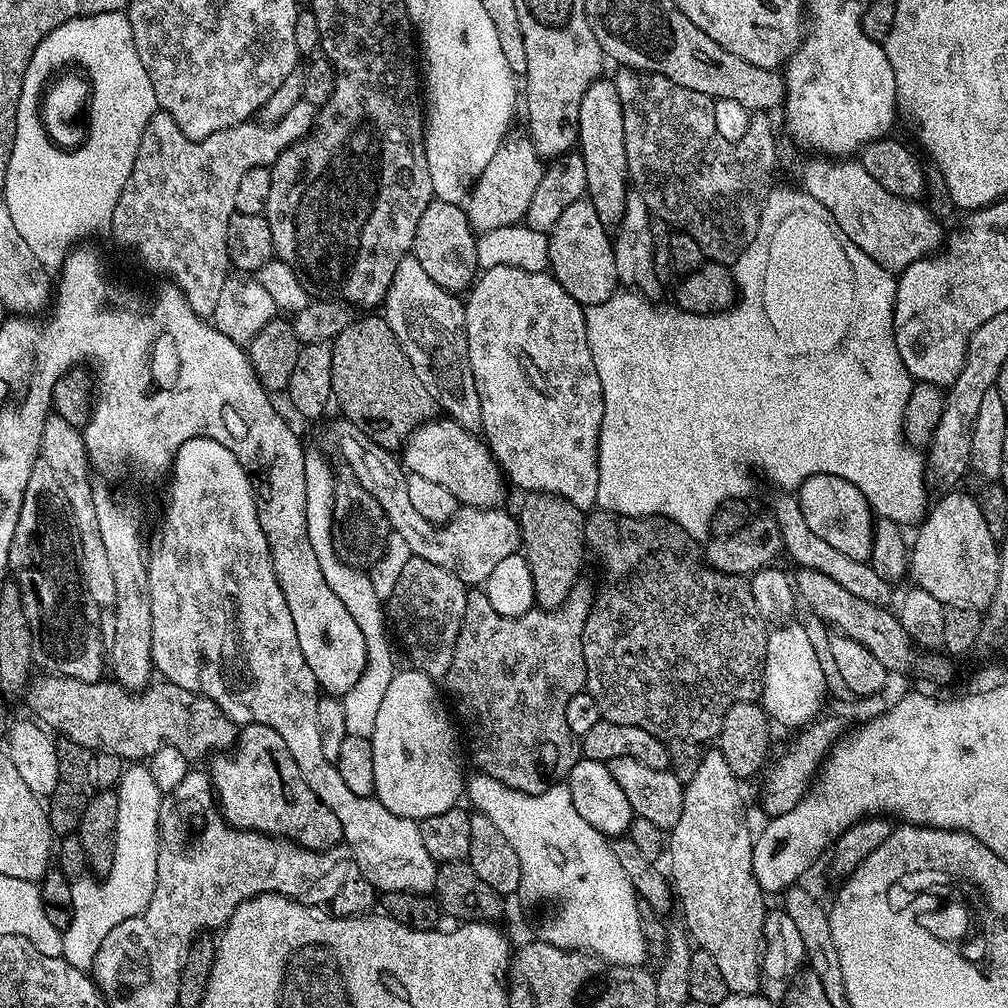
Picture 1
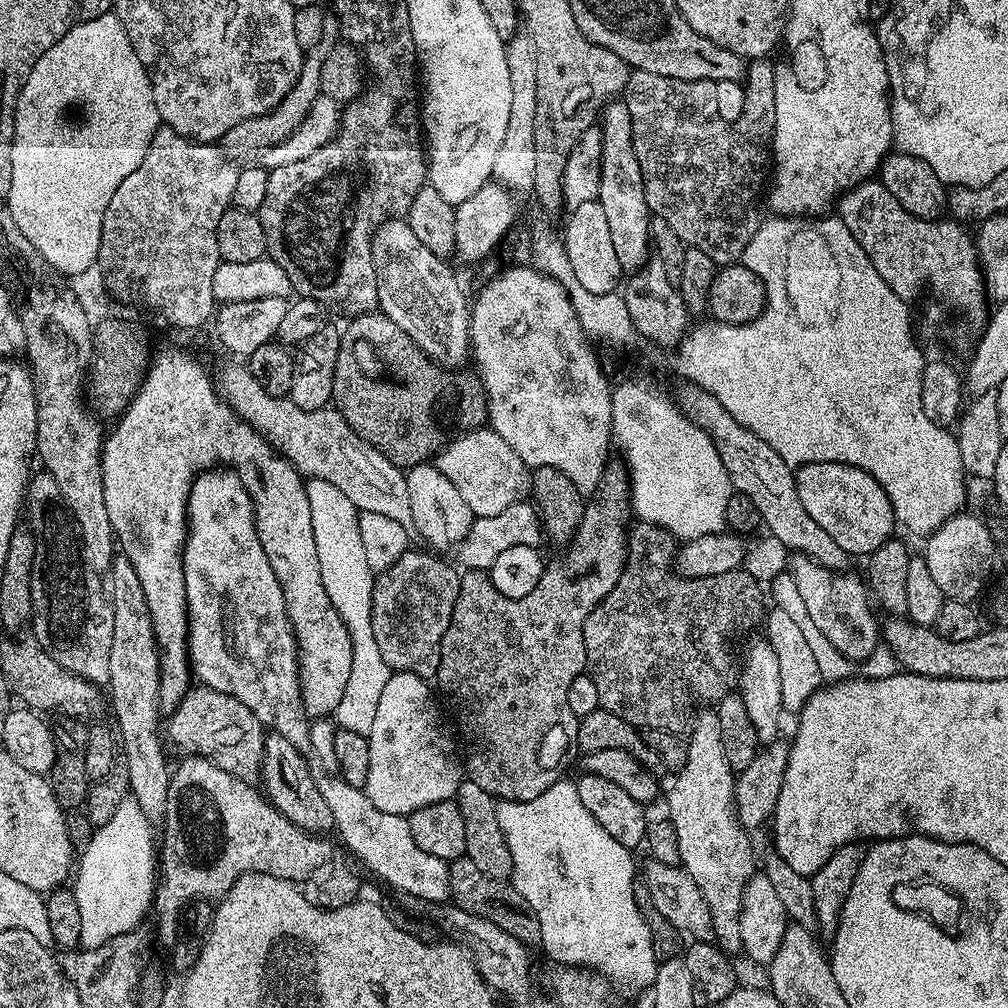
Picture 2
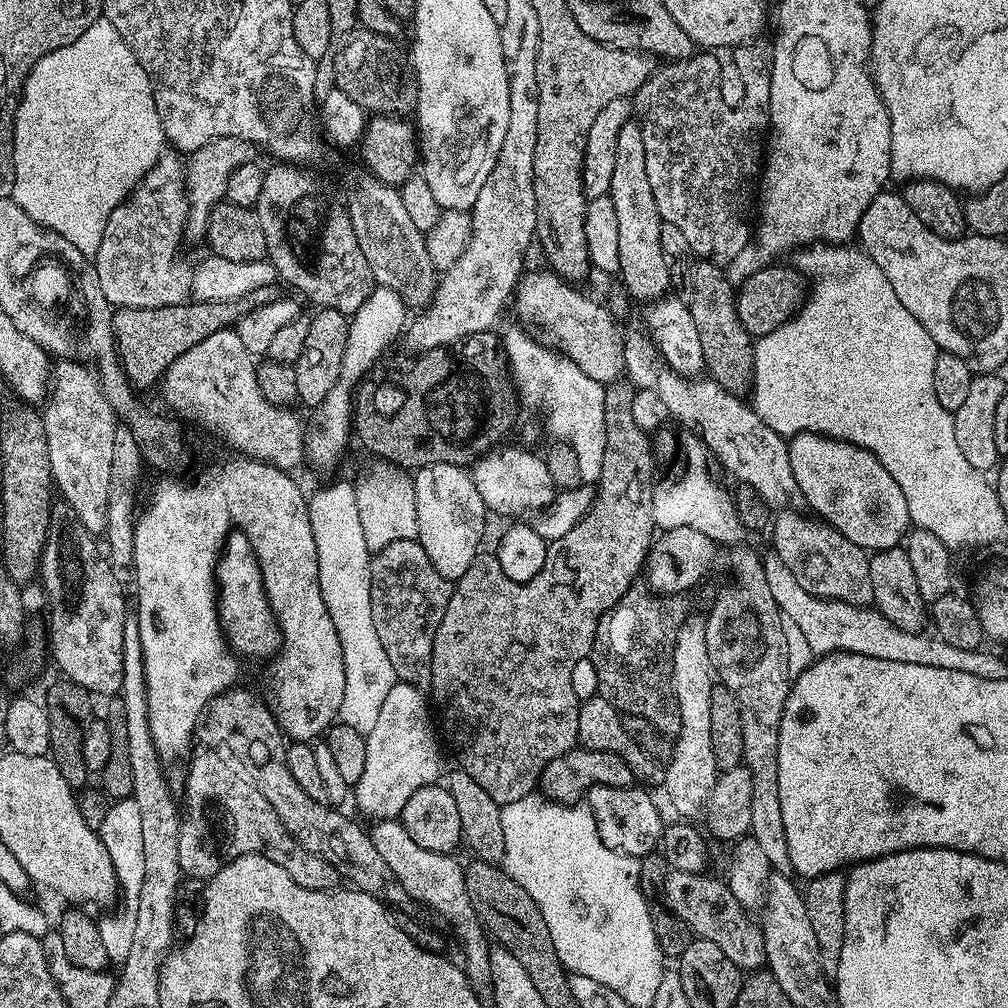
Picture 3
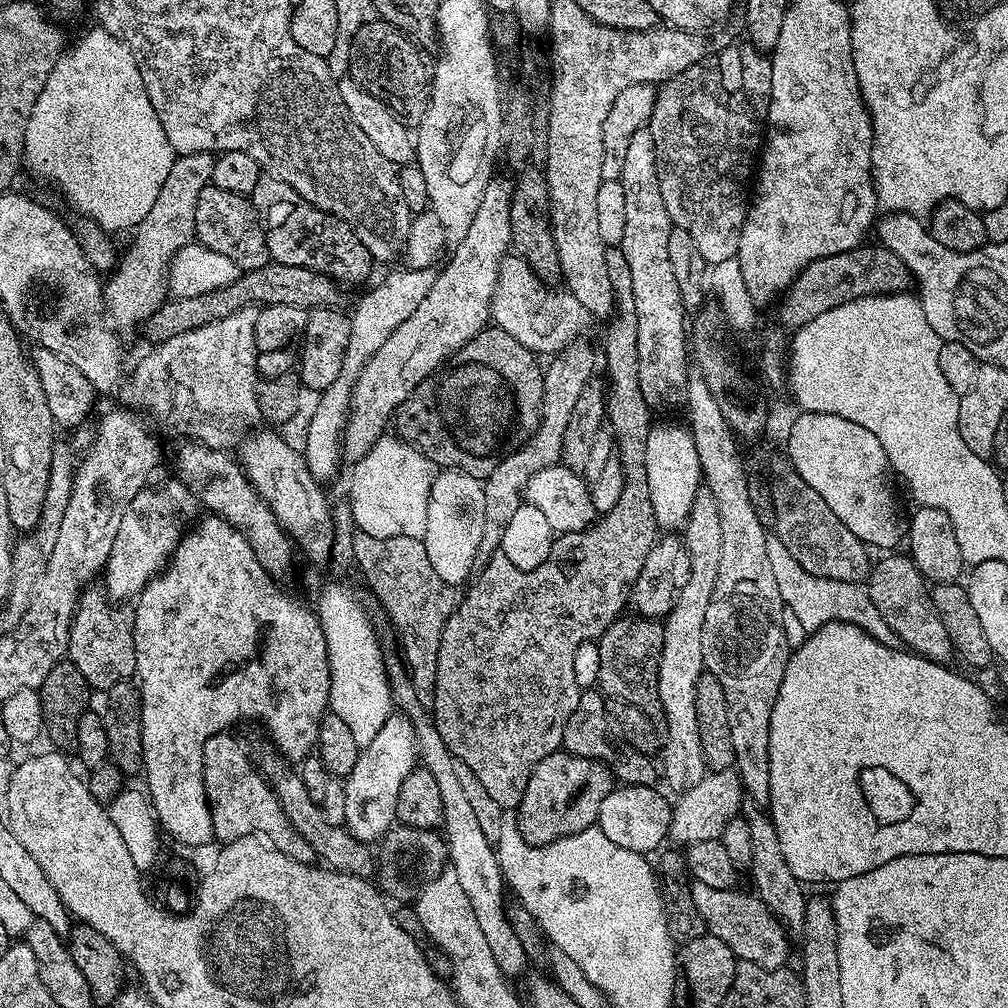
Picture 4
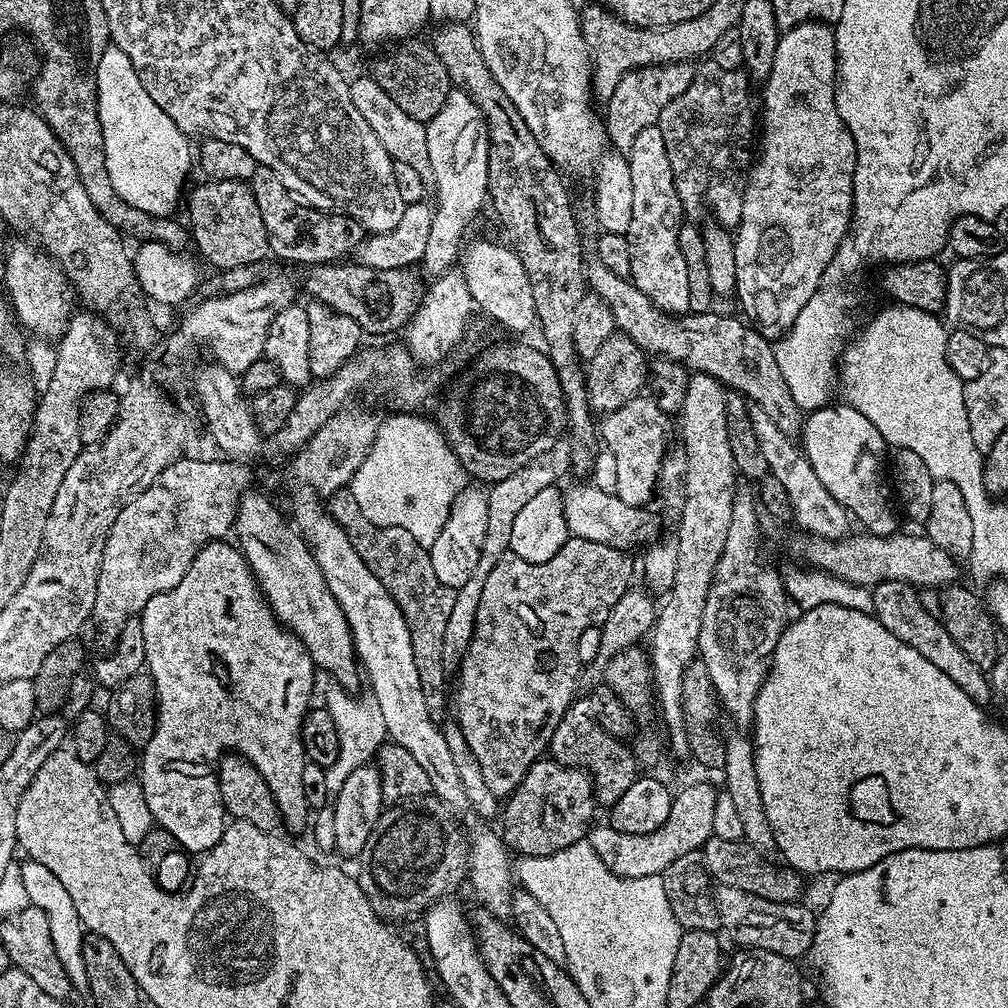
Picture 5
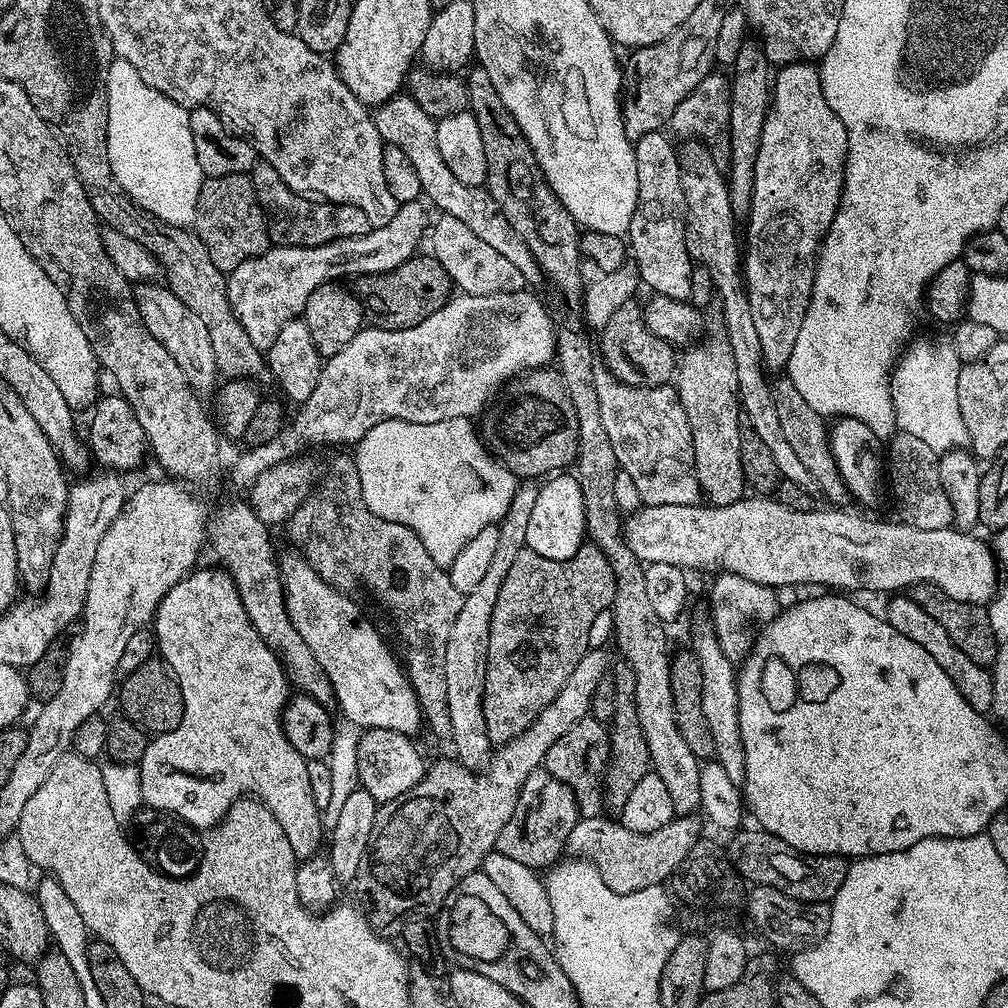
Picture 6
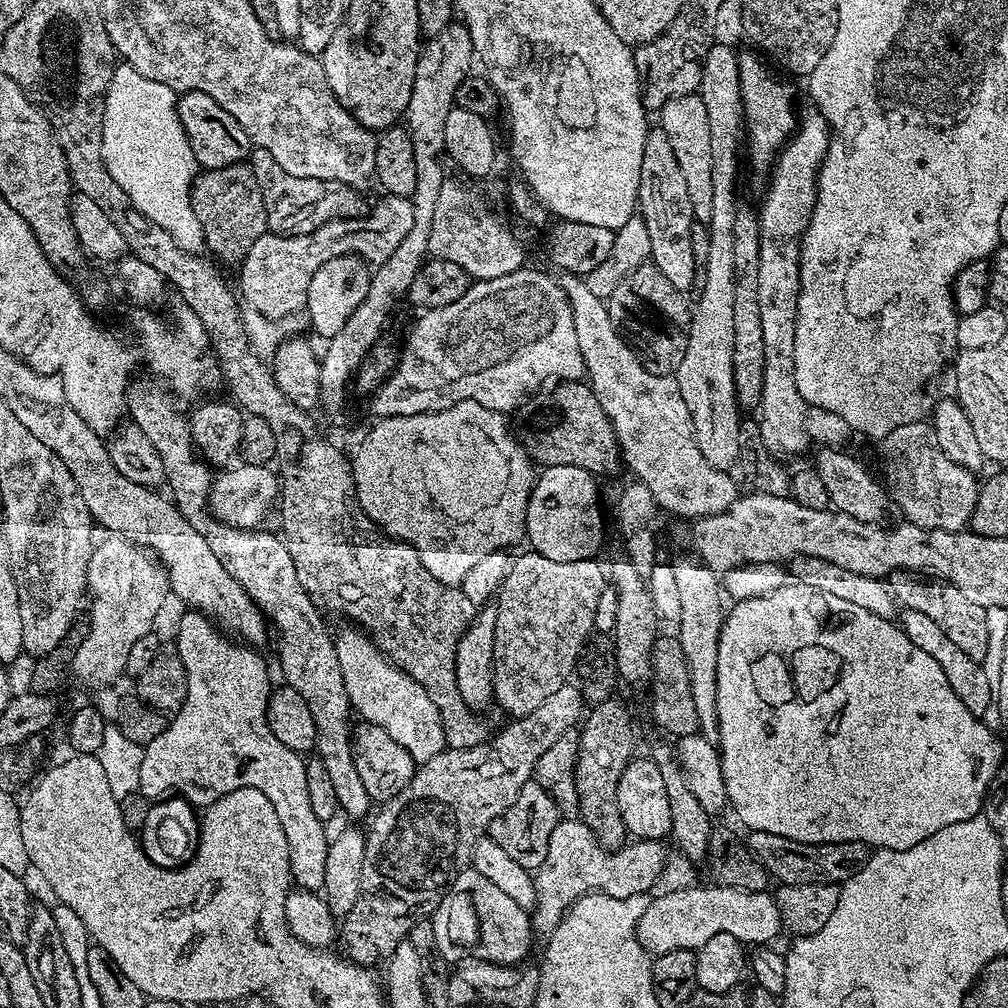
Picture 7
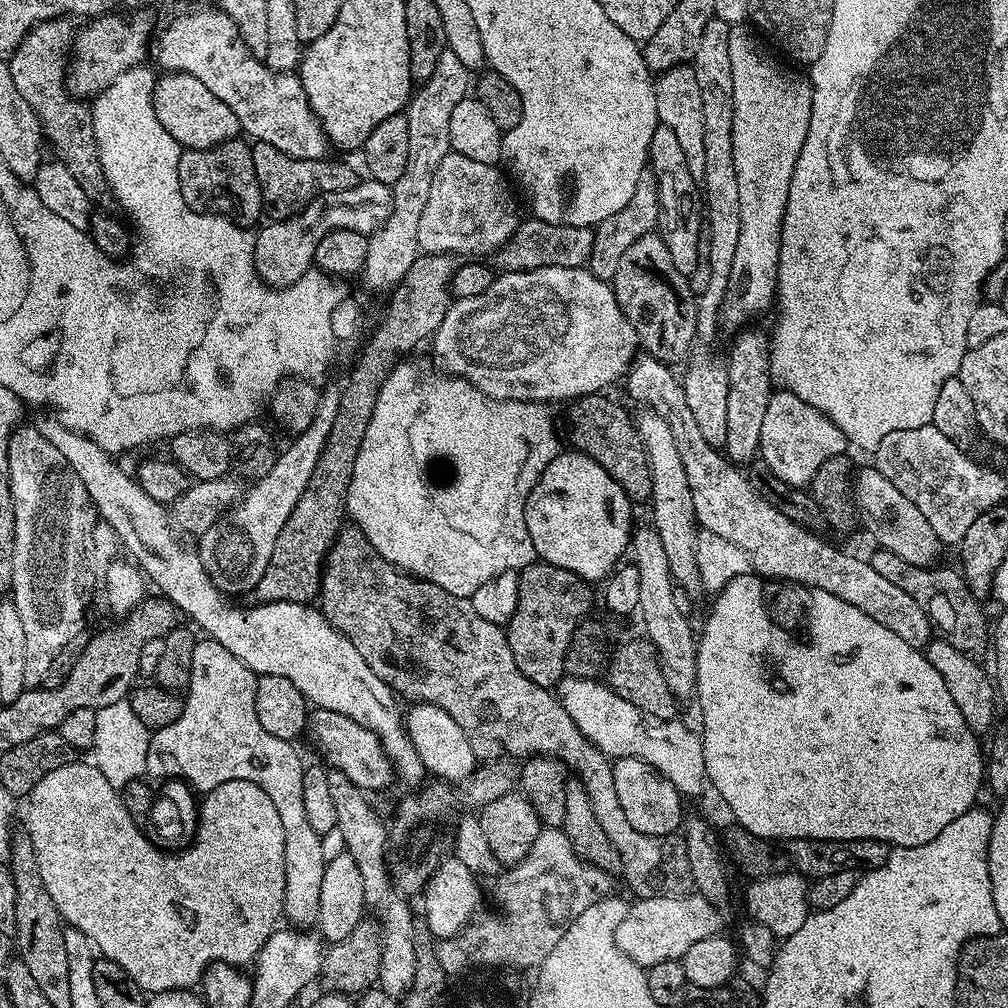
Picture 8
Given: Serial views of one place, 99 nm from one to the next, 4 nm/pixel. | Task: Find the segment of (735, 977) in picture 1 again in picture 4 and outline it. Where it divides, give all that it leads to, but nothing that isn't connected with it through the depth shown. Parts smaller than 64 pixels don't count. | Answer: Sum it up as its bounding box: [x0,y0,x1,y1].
[658,490,722,794]

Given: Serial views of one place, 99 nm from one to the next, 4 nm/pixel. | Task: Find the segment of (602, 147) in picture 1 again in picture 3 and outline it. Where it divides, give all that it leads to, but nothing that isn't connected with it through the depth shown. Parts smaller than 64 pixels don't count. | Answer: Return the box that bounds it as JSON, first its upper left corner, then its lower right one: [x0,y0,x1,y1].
[608,119,670,301]

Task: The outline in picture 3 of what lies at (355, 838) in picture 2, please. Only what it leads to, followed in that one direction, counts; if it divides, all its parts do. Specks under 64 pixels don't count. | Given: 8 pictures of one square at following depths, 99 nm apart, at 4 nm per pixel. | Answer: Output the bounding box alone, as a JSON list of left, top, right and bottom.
[370,819,491,998]

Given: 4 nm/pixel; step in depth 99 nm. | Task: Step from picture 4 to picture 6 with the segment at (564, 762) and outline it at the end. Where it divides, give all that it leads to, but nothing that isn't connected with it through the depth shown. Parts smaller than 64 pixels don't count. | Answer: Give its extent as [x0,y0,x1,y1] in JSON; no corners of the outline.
[495,766,581,870]

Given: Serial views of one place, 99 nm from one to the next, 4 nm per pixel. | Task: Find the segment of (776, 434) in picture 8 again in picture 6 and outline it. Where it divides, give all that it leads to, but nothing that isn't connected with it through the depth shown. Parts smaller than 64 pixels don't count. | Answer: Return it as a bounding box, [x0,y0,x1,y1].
[742,62,848,373]

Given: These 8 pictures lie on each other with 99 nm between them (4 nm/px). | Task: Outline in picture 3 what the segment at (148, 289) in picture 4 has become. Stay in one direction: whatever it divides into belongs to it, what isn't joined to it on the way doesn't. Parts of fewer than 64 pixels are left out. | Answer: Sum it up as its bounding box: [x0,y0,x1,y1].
[184,138,257,241]

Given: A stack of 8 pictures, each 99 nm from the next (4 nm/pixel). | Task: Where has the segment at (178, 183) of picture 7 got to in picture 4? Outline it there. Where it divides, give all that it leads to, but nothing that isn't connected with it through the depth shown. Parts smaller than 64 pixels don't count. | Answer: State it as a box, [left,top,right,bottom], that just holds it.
[24,27,177,234]

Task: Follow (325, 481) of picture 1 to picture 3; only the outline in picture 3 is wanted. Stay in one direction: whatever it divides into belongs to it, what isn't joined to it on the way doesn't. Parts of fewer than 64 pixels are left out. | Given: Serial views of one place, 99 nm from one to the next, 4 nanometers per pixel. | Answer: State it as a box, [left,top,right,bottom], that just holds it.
[308,480,398,734]

